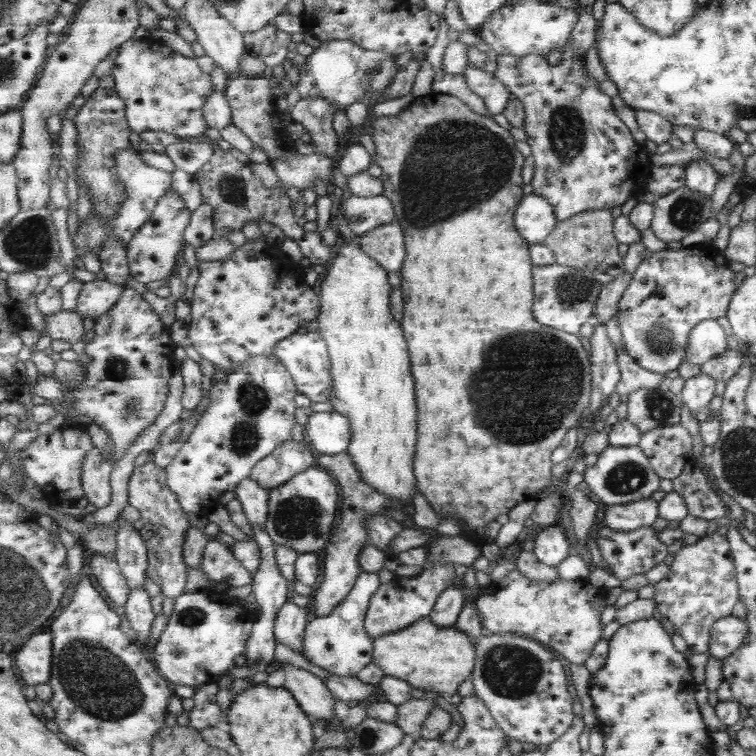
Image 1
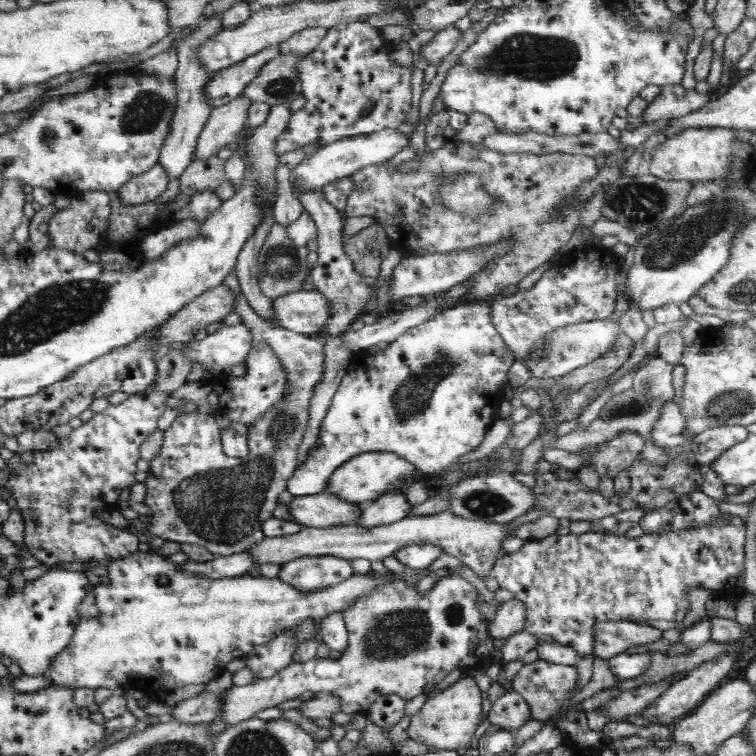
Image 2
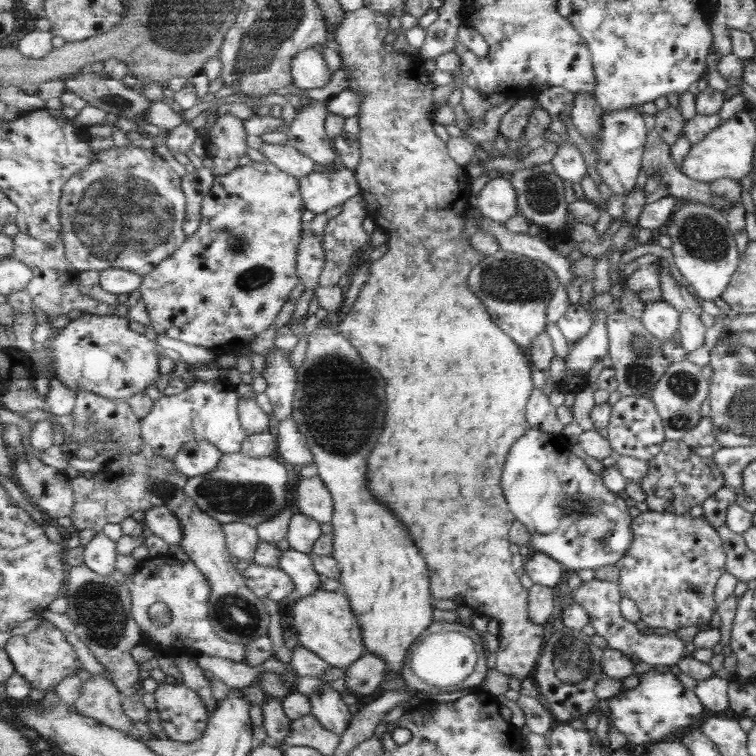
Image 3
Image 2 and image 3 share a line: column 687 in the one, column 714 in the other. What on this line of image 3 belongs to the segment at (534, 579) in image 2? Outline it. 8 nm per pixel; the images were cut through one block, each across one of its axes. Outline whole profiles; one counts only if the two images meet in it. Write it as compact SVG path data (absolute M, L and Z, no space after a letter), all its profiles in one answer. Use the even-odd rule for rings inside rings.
M649 510L633 518L633 542L625 557L615 565L620 569L620 592L634 601L641 620L651 629L663 628L675 634L679 628L715 623L715 584L725 571L725 553L716 530L701 516L665 514Z

